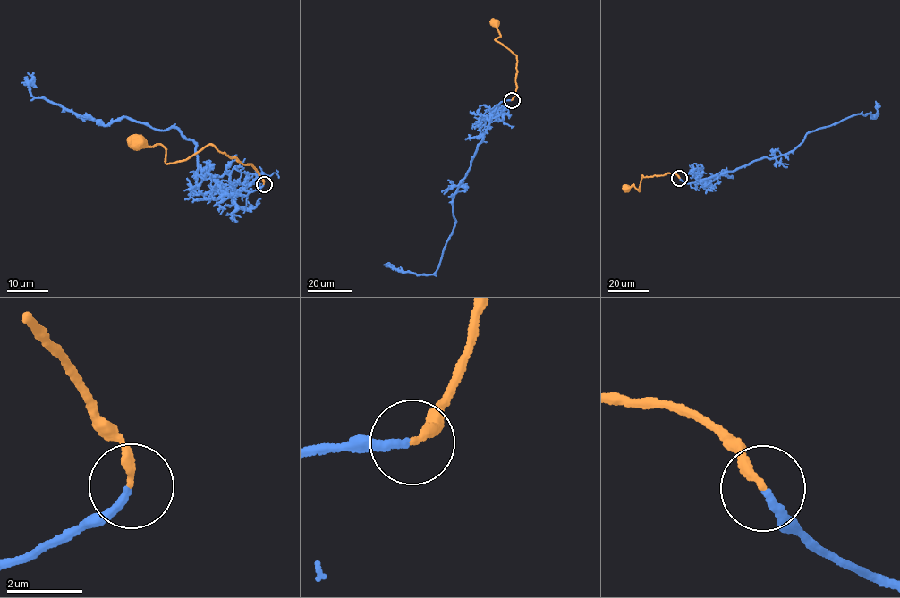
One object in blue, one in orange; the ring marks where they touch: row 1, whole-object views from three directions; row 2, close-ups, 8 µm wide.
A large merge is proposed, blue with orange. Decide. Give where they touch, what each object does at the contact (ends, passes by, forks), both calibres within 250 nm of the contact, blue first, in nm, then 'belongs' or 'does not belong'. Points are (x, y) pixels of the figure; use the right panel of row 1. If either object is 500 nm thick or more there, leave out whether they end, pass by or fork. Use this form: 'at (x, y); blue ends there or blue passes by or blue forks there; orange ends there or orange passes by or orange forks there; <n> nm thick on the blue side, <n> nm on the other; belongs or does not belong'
at (679, 178); blue ends there; orange ends there; 200 nm thick on the blue side, 240 nm on the other; belongs

